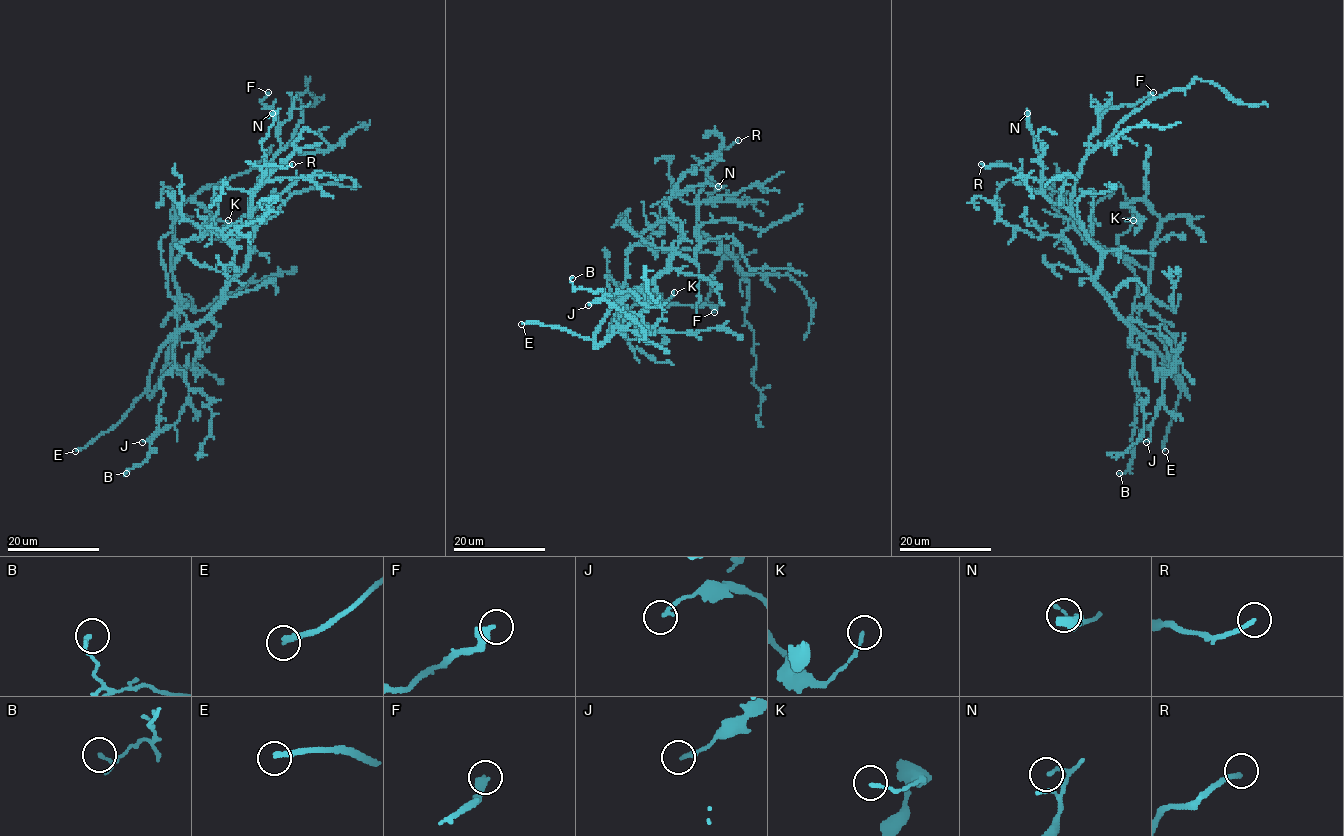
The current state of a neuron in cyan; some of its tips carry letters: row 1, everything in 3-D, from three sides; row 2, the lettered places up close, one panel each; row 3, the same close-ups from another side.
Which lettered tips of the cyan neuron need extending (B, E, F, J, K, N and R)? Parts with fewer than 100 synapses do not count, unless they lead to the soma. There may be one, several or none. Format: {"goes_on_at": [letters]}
{"goes_on_at": ["E"]}

